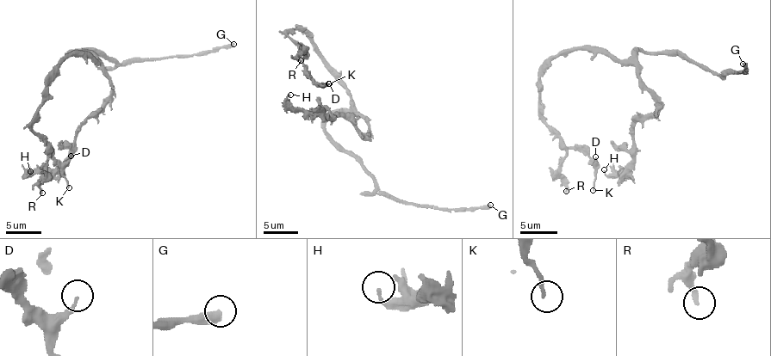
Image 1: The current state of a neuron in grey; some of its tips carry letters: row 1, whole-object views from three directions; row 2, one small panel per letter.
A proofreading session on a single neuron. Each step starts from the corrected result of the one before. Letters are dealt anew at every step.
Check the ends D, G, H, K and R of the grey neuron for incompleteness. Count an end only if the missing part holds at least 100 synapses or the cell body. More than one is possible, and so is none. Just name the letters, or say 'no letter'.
G

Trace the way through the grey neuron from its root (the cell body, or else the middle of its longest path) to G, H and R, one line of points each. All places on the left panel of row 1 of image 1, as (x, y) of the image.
G: (96, 59), (80, 52), (96, 50), (121, 64), (131, 61), (207, 54), (233, 44)
H: (96, 59), (111, 84), (107, 102), (80, 127), (75, 151), (61, 166), (36, 169), (27, 175), (30, 171)
R: (96, 59), (66, 57), (46, 87), (46, 101), (33, 125), (47, 153), (42, 193)

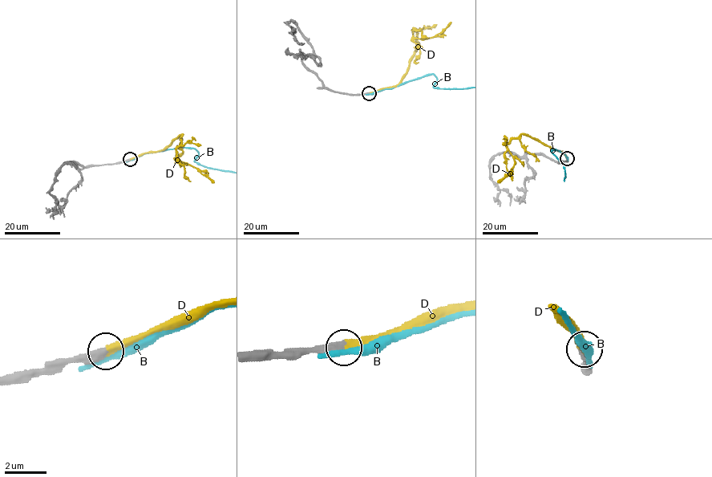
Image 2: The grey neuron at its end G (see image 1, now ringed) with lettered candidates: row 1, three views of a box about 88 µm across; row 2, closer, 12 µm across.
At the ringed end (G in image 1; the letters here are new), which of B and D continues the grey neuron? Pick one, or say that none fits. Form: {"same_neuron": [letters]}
{"same_neuron": ["D"]}

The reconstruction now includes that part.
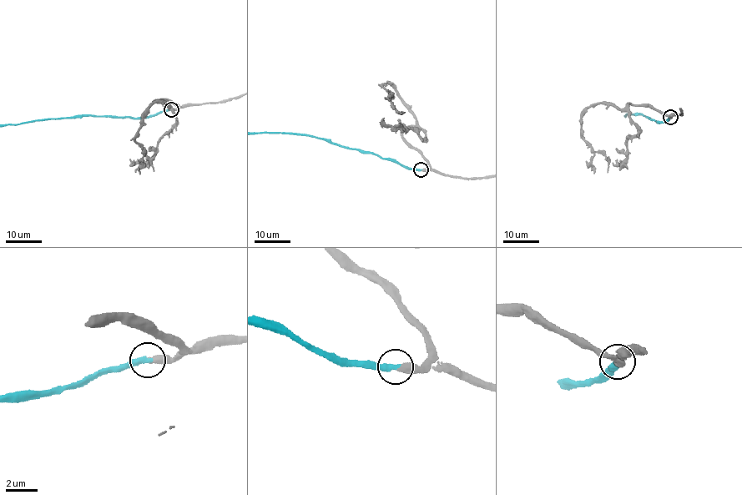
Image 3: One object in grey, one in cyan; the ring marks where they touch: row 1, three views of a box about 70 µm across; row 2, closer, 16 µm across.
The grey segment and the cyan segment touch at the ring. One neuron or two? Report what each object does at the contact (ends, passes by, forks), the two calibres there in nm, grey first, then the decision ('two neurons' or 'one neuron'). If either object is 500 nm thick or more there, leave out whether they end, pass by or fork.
grey ends there; cyan ends there; 400 nm thick on the grey side, 400 nm on the other; one neuron

